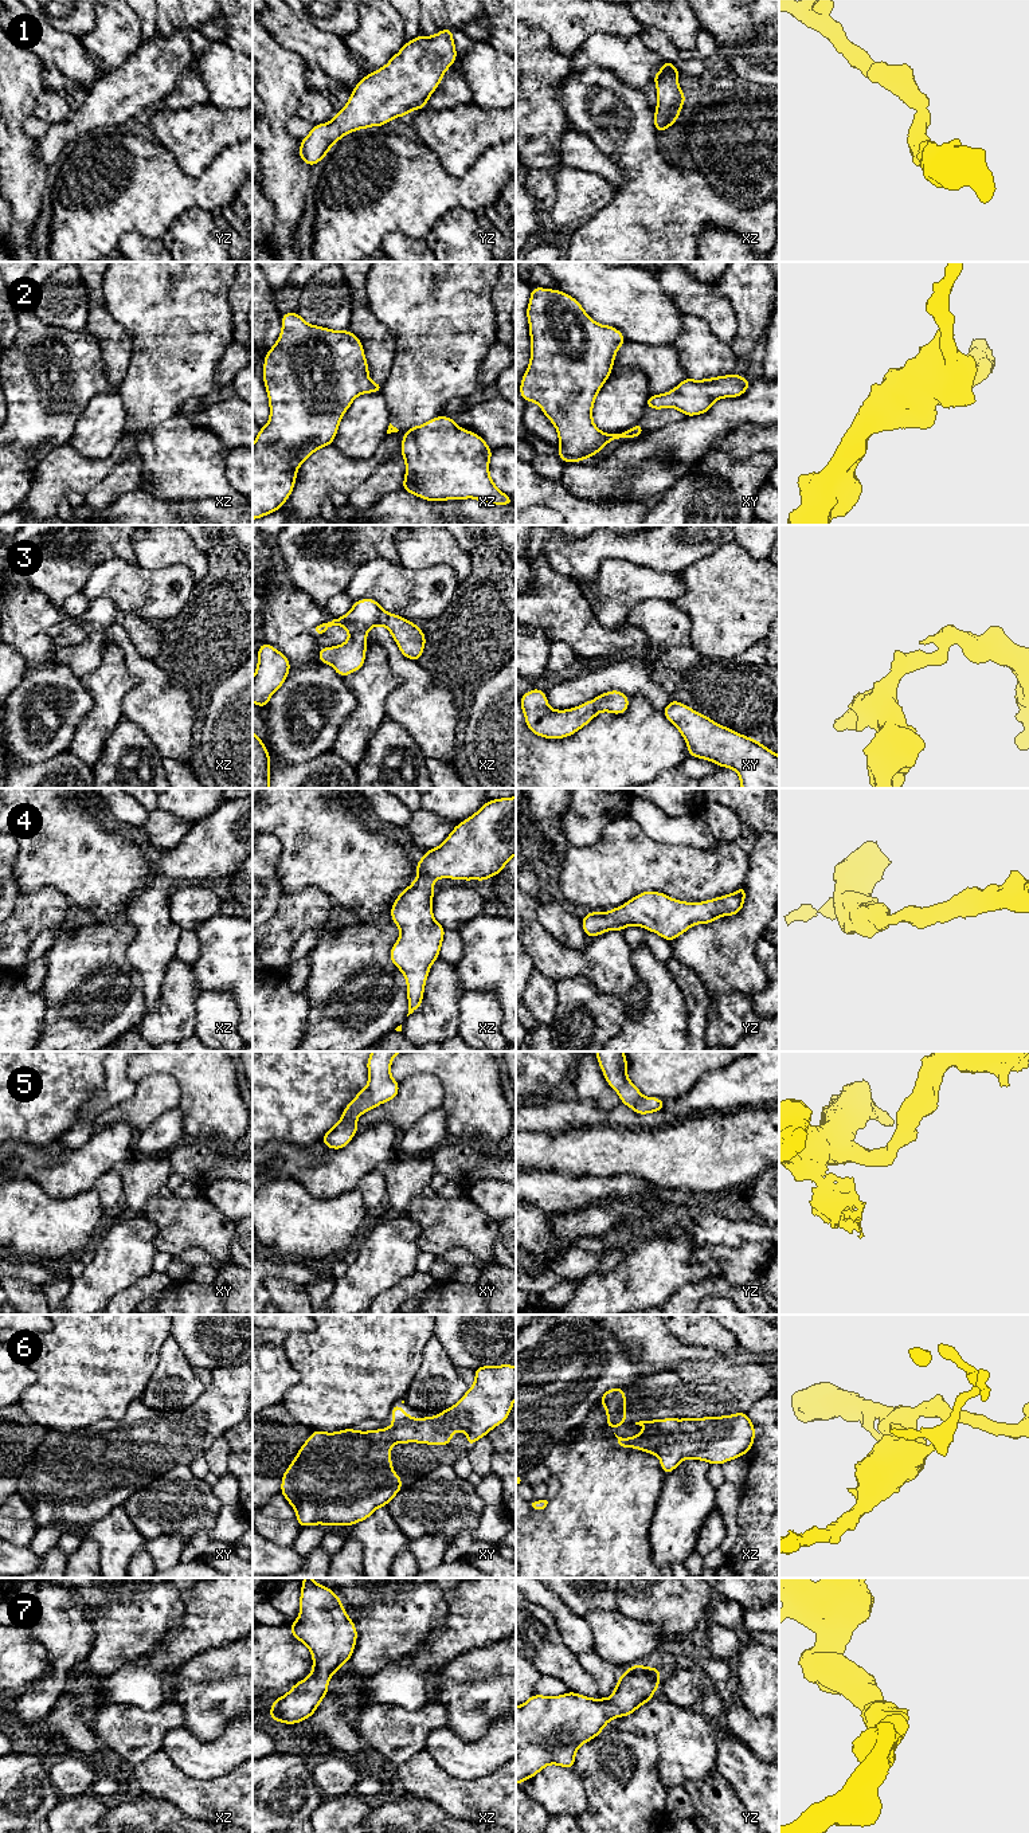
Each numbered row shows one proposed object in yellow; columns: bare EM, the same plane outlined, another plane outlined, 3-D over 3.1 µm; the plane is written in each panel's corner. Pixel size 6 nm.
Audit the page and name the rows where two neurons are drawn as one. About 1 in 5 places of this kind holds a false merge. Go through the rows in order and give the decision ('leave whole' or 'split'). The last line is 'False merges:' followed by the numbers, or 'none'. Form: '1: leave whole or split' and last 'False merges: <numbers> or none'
1: leave whole
2: leave whole
3: leave whole
4: leave whole
5: leave whole
6: leave whole
7: leave whole
False merges: none

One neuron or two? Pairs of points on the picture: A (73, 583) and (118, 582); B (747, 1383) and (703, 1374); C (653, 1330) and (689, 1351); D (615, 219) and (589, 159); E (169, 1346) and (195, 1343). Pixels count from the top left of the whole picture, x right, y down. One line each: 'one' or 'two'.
A: two
B: one
C: one
D: two
E: two

